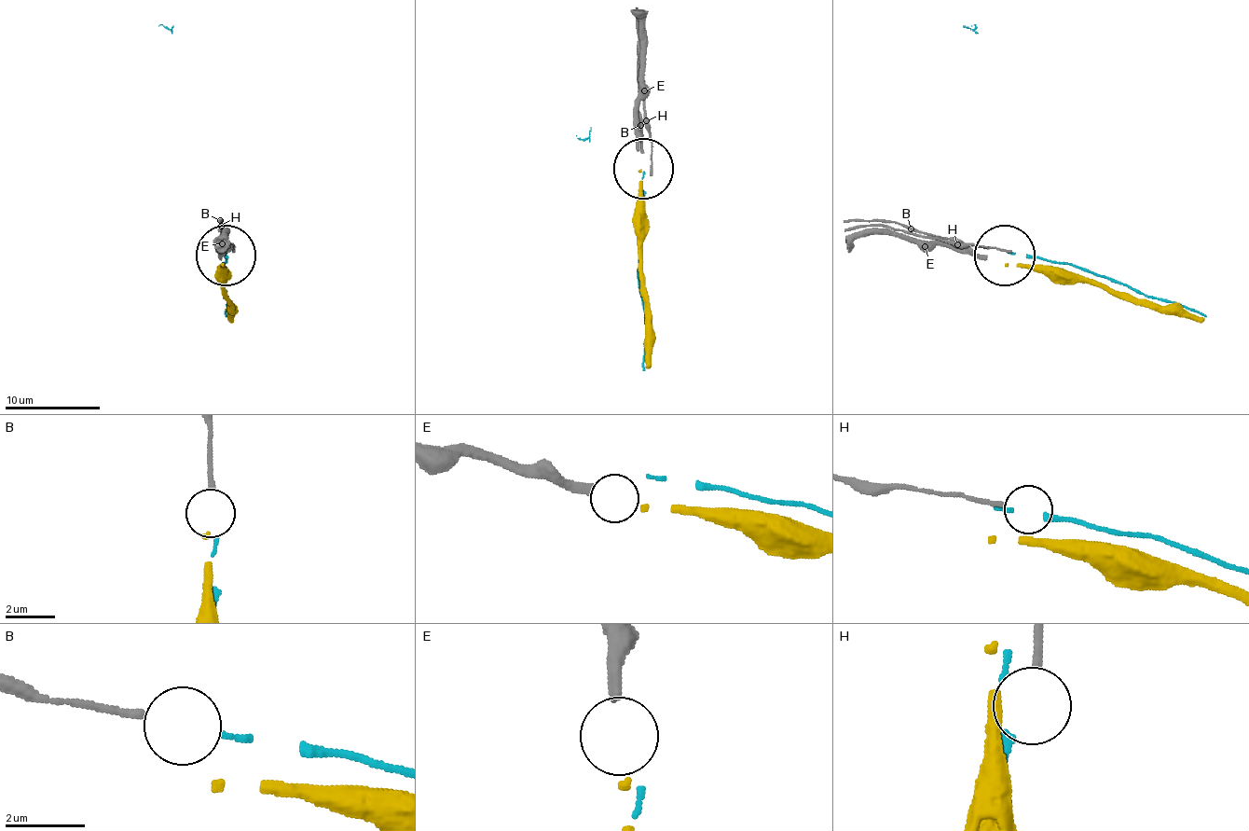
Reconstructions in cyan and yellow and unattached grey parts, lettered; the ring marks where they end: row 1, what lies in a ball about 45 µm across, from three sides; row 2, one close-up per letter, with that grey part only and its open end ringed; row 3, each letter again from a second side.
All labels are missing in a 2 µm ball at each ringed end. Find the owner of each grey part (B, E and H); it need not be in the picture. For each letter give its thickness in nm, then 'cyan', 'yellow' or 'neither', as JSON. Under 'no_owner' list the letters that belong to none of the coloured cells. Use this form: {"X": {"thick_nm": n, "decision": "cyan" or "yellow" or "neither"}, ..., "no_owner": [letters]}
{"B": {"thick_nm": 200, "decision": "cyan"}, "E": {"thick_nm": 360, "decision": "yellow"}, "H": {"thick_nm": 200, "decision": "neither"}, "no_owner": ["H"]}

